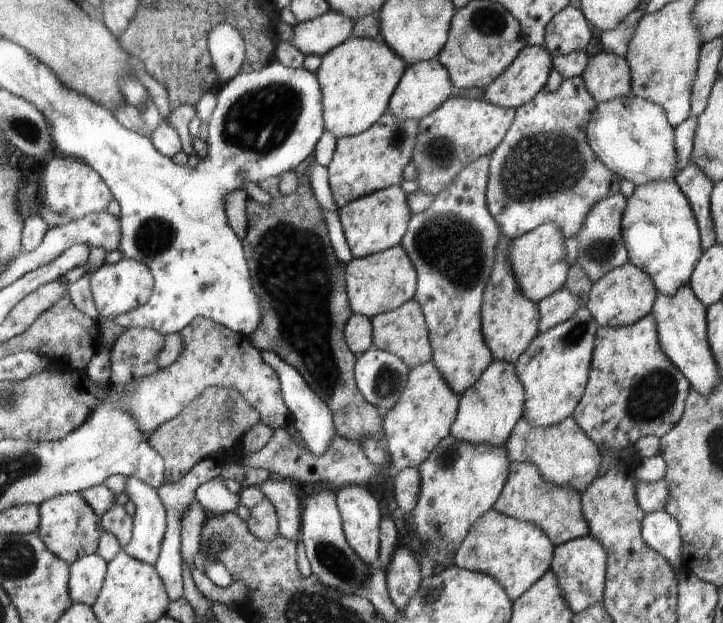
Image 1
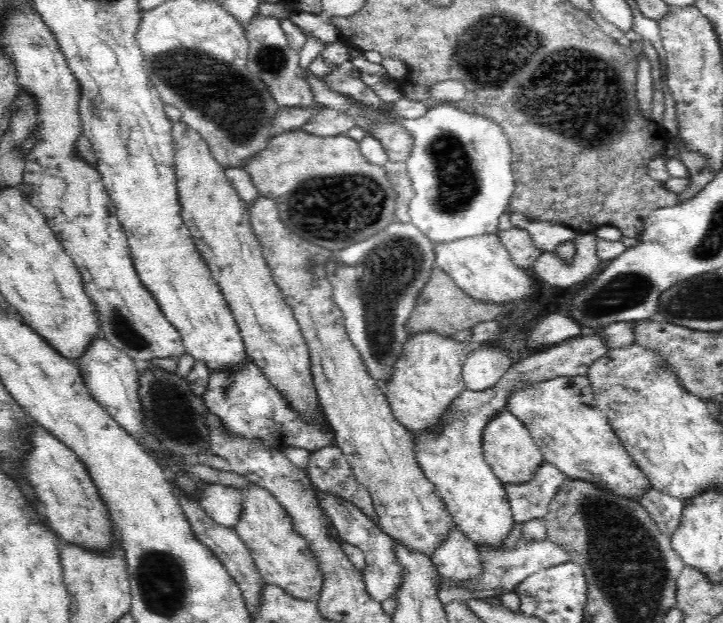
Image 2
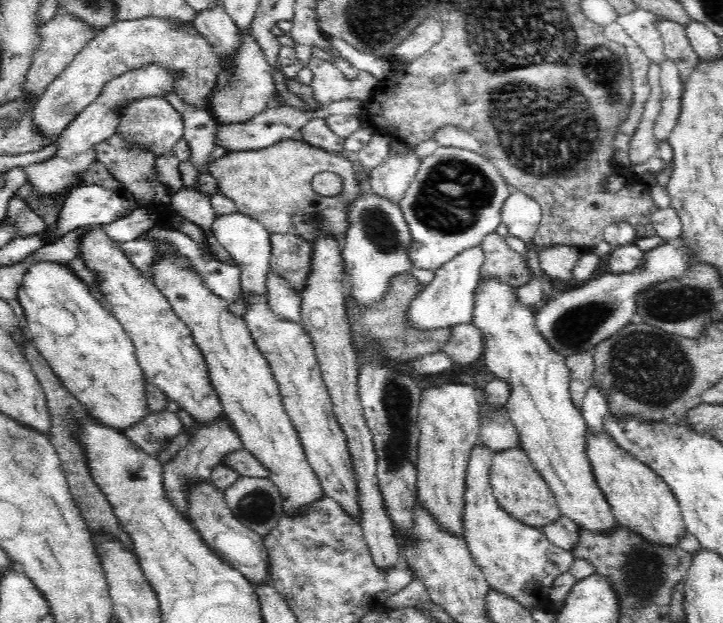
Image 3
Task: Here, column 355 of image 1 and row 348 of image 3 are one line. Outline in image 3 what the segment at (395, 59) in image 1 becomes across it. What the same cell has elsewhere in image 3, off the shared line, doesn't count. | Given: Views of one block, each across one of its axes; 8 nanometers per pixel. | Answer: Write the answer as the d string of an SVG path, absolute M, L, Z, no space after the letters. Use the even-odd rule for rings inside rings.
M46 261L33 264L28 269L28 274L24 276L21 288L17 290L17 299L25 312L24 319L31 342L48 361L70 394L86 407L88 416L98 421L98 424L106 425L106 428L125 432L126 429L141 424L152 413L148 408L146 398L146 383L148 382L138 362L134 343L126 334L121 322L109 309L102 307L100 301L88 290L86 283L77 278L70 267L66 267L64 263L47 263ZM52 306L60 310L68 310L72 314L74 326L78 330L72 330L72 334L68 334L70 338L60 334L60 330L54 330Z

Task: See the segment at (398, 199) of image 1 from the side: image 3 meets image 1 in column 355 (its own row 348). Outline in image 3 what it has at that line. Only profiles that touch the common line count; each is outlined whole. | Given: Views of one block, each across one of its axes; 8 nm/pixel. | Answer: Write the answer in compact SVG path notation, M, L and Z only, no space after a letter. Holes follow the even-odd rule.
M164 255L156 264L158 290L170 301L174 312L190 327L196 344L205 356L211 382L230 419L242 448L252 453L266 469L268 478L279 489L286 518L302 518L326 496L310 466L300 435L285 411L279 384L264 355L259 351L247 324L234 317L229 304L210 292L186 259Z

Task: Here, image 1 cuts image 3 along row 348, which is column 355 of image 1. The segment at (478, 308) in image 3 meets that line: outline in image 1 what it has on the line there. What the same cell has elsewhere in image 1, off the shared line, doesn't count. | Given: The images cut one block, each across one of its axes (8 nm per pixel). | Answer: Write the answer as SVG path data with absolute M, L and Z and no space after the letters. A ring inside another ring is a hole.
M352 484L338 492L344 533L353 550L370 567L381 564L381 504L364 485Z

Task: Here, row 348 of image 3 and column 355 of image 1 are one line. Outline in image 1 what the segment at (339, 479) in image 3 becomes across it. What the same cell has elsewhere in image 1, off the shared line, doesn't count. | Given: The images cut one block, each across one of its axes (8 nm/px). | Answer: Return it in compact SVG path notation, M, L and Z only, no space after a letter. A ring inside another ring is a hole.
M401 245L394 246L385 252L380 252L362 259L353 259L346 265L346 283L350 306L355 315L365 315L370 319L377 315L398 309L406 302L416 298L418 292L417 268L408 252Z

